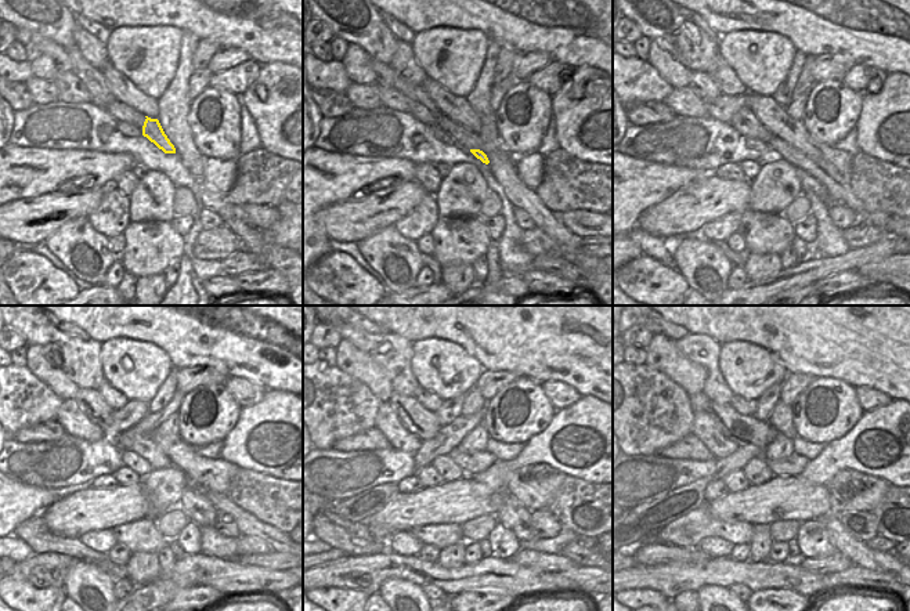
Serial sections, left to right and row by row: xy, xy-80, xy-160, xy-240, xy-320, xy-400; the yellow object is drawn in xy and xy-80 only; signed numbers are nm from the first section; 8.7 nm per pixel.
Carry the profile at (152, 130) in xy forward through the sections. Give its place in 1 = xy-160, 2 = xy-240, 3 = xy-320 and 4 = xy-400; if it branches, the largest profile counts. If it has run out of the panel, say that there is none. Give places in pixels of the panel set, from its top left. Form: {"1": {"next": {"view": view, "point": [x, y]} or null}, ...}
{"1": {"next": {"view": "xy-160", "point": [809, 184]}}, "2": {"next": {"view": "xy-240", "point": [195, 503]}}, "3": {"next": {"view": "xy-320", "point": [516, 517]}}, "4": {"next": {"view": "xy-400", "point": [858, 552]}}}

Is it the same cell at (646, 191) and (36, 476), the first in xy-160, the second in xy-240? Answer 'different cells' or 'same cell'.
different cells

